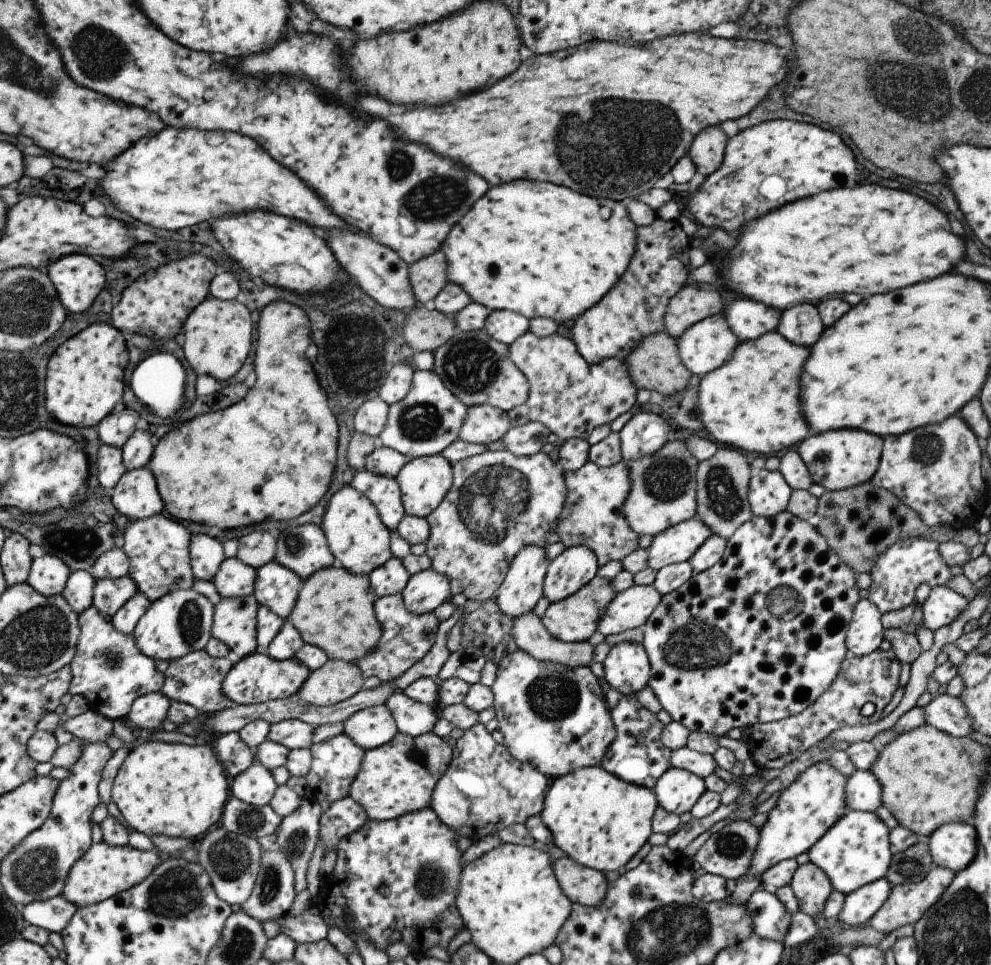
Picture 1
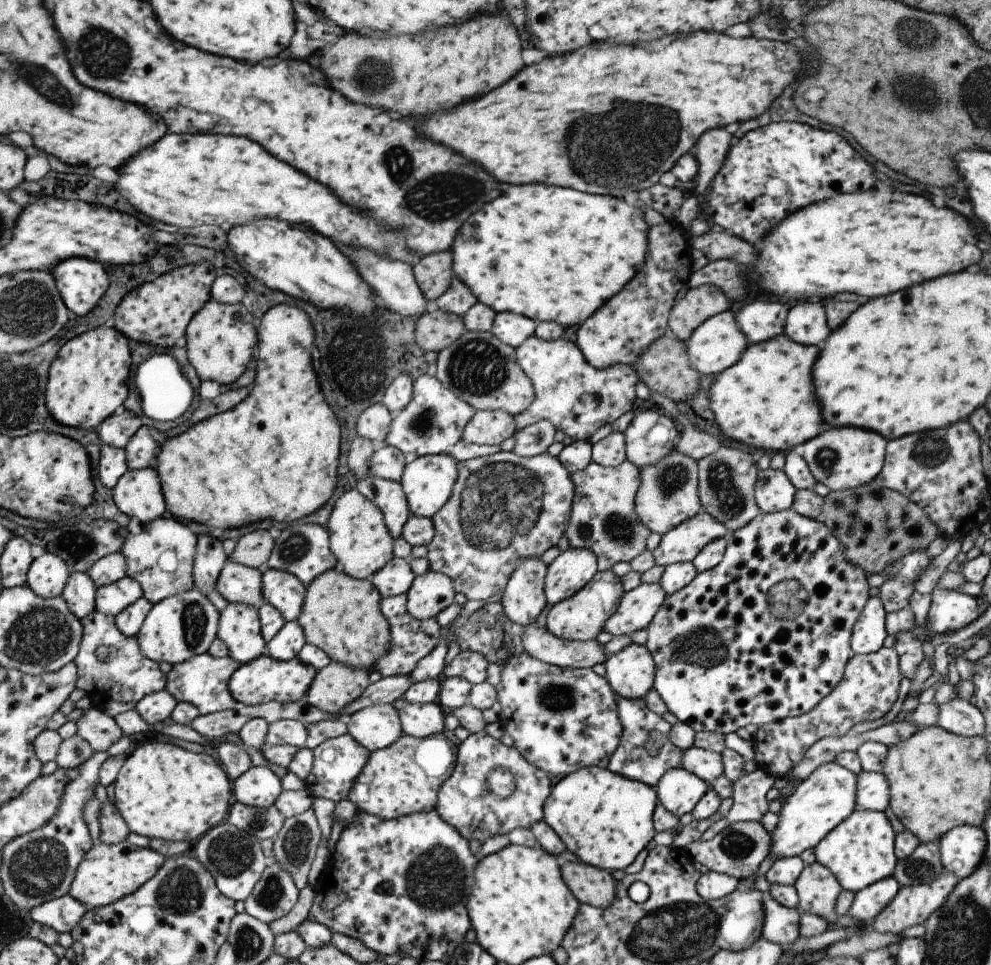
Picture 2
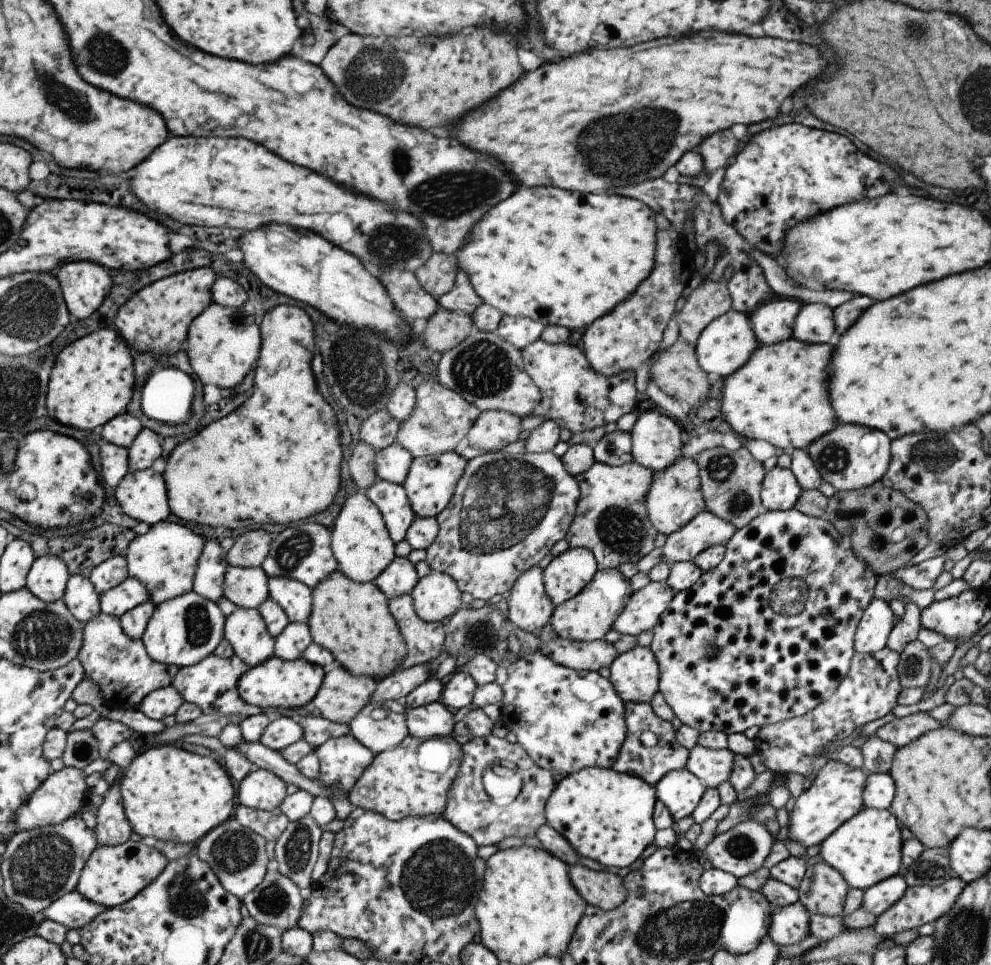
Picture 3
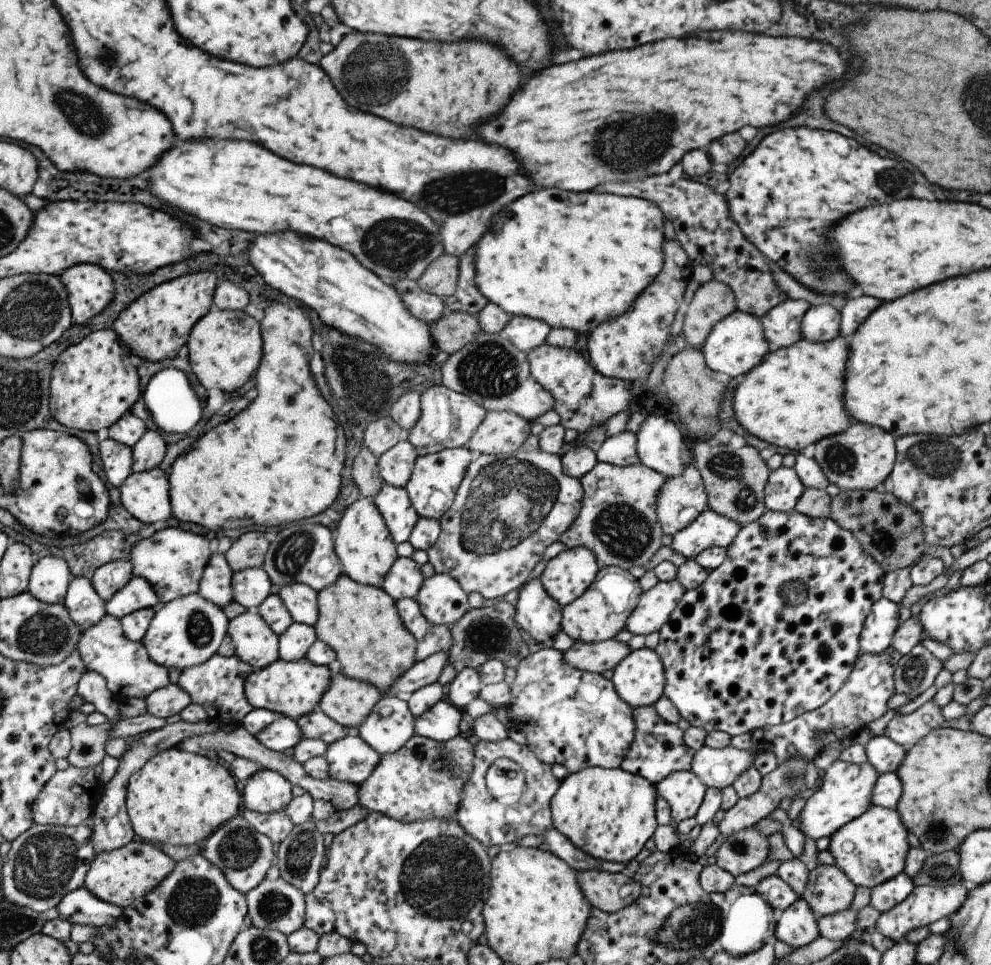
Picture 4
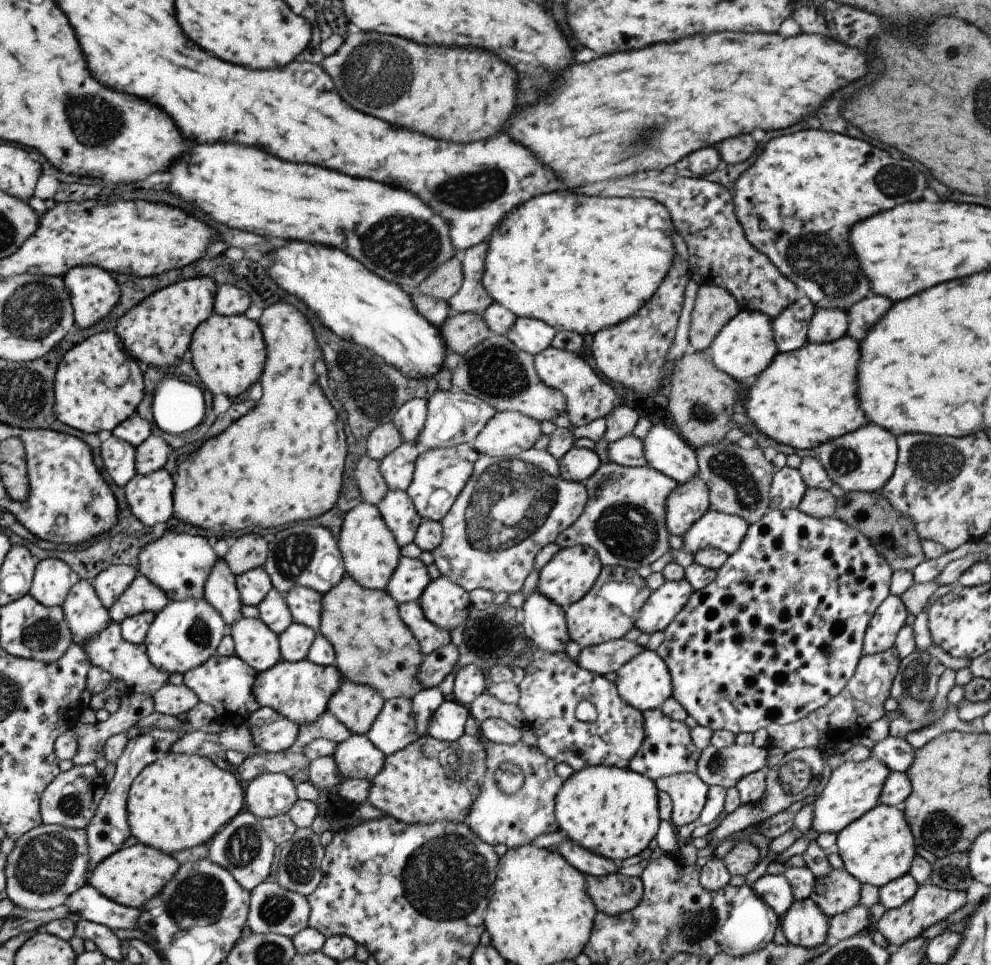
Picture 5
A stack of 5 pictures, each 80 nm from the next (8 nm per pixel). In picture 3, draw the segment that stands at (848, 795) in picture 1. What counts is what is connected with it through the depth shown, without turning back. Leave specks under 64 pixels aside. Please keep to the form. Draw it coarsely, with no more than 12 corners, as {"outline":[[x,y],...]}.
{"outline":[[867,772],[863,807],[888,810],[895,786],[888,773]]}

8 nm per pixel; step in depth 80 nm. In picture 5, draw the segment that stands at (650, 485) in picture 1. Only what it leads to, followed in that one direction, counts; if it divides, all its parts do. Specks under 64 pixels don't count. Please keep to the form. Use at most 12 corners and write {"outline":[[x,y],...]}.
{"outline":[[698,476],[665,501],[665,524],[682,537],[709,510]]}

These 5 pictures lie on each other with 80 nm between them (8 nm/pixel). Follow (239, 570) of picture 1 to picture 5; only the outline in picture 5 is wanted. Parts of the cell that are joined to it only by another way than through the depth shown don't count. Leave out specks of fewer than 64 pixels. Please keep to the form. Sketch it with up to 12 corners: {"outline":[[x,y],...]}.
{"outline":[[262,566],[235,575],[239,600],[257,607],[272,589]]}

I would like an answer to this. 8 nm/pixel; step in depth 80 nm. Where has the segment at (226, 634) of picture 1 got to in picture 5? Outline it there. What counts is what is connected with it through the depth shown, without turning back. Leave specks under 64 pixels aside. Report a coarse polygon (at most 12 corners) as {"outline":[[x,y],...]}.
{"outline":[[258,618],[227,628],[234,655],[256,673],[282,661],[278,636]]}

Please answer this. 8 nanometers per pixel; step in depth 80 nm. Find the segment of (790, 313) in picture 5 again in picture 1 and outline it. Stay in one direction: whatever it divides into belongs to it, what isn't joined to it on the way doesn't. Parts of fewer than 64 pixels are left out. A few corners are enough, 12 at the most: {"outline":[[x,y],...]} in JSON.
{"outline":[[751,299],[721,314],[740,342],[775,332],[781,312]]}

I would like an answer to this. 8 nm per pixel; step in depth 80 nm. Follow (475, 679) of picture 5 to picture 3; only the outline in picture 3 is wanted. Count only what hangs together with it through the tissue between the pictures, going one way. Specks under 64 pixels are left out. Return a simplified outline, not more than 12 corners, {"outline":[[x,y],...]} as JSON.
{"outline":[[465,672],[443,682],[438,701],[451,712],[471,703],[476,688]]}

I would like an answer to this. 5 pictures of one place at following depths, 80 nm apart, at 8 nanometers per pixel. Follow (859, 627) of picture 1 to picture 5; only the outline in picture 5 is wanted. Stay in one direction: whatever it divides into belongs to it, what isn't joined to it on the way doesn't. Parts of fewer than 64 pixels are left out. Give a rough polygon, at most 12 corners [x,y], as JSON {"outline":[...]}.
{"outline":[[888,595],[875,608],[862,655],[894,647],[908,612]]}

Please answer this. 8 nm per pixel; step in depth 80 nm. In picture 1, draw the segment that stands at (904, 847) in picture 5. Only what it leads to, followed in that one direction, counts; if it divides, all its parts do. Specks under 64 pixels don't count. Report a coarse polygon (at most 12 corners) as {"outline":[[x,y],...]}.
{"outline":[[847,810],[805,853],[845,896],[885,876],[874,812]]}

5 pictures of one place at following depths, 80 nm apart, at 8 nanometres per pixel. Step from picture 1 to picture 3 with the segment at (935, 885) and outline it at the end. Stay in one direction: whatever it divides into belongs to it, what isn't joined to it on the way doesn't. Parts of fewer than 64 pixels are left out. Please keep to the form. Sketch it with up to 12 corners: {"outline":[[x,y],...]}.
{"outline":[[965,884],[908,887],[877,916],[877,936],[893,937],[939,919]]}

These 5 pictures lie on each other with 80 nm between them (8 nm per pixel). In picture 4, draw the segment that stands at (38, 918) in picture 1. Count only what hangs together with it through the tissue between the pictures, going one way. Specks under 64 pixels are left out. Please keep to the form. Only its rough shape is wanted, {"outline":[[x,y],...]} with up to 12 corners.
{"outline":[[69,892],[56,908],[70,926],[105,926],[121,908],[91,896]]}

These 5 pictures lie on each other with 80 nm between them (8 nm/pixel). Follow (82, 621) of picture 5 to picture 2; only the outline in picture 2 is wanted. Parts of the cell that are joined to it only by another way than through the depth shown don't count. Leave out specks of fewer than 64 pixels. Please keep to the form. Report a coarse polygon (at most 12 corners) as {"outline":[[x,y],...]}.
{"outline":[[88,573],[67,577],[60,596],[81,621],[95,610]]}

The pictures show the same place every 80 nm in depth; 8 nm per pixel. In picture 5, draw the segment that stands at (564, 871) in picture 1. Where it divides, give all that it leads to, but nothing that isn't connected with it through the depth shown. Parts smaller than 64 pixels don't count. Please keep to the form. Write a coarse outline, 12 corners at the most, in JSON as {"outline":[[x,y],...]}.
{"outline":[[585,875],[595,910],[629,912],[642,898],[638,877]]}

